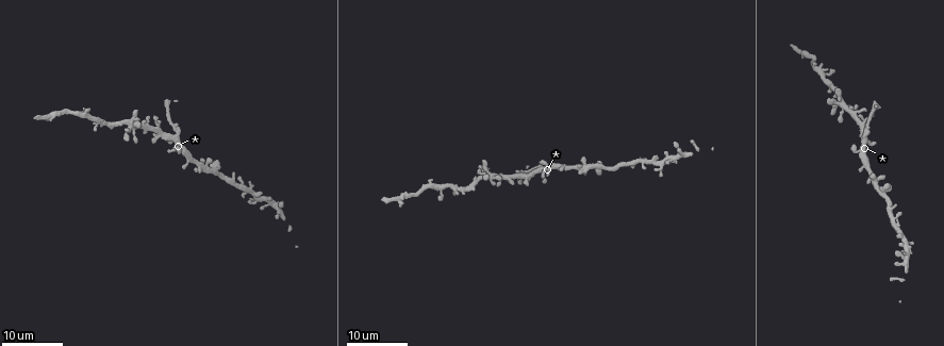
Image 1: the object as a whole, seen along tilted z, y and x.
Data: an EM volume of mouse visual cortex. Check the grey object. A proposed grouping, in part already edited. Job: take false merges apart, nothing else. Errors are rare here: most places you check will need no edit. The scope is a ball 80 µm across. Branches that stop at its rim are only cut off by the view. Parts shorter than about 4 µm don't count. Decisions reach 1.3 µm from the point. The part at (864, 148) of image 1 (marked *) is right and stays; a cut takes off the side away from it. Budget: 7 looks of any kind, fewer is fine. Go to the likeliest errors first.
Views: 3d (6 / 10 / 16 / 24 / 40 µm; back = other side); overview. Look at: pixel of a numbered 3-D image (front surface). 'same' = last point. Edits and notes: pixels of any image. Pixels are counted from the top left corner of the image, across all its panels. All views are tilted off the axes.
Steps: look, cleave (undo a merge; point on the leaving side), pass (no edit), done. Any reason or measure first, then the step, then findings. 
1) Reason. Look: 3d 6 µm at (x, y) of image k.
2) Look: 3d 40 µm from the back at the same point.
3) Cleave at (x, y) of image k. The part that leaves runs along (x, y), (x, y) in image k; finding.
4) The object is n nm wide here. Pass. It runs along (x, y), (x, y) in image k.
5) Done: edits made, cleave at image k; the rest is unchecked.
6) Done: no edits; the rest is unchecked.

Four arms meet. Look: 3d 24 µm at (174, 138) of image 1.

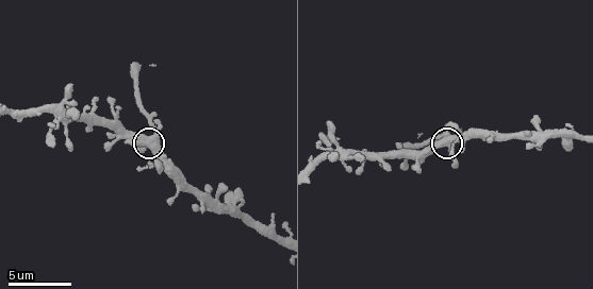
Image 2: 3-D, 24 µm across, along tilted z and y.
Look: 3d 6 µm at (443, 141) of image 2.

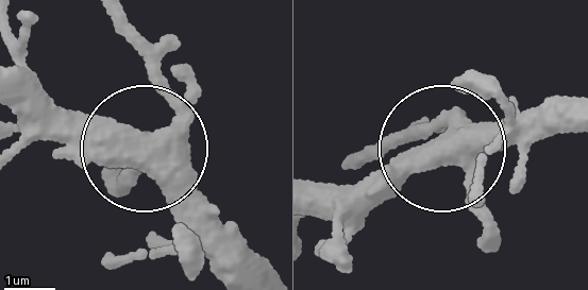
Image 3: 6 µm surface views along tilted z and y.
4 arms meet here. Cleave at (154, 60) of image 3. The part that leaves runs along (172, 132), (158, 56), (127, 18) in image 3; a second neuron is stuck on.

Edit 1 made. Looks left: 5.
Looks like a crossing. Look: 3d 6 µm at (338, 148) of image 2.

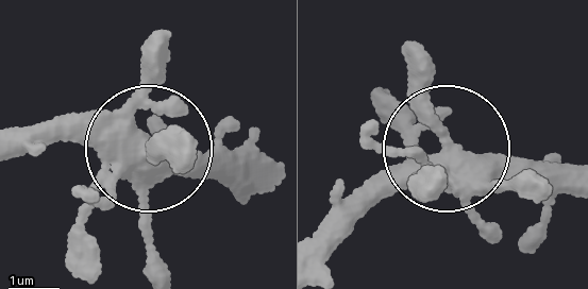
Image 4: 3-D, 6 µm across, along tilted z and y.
Look: 3d 6 µm from the back at (139, 145) of image 4.

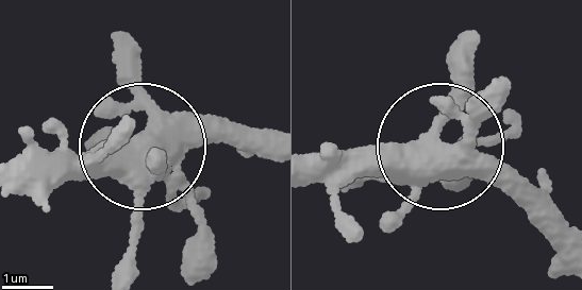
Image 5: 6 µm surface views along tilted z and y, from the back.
The object is 460 nm wide here. Pass. It runs along (317, 173), (355, 177), (433, 146), (461, 43) in image 5; one neuron here.

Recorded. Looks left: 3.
Thin neck. Look: 3d 6 µm at (245, 215) of image 2.

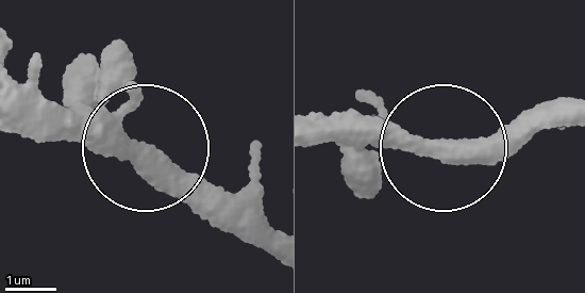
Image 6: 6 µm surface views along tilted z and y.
The object is 390 nm wide here. Pass. All the same neuron.

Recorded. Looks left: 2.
Done: edits made, cleave at image 3; the rest is unchecked.

